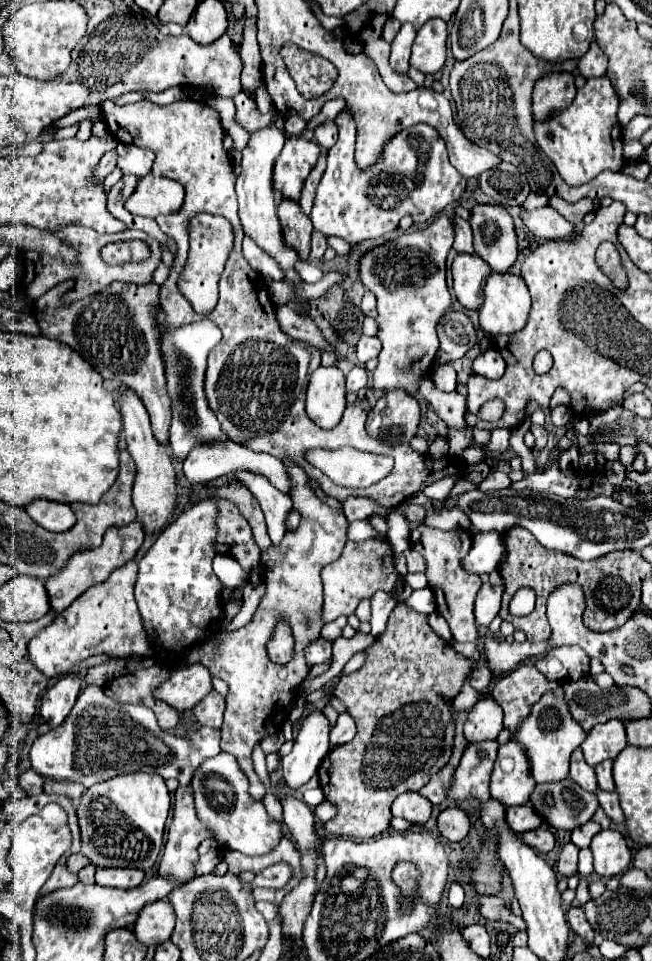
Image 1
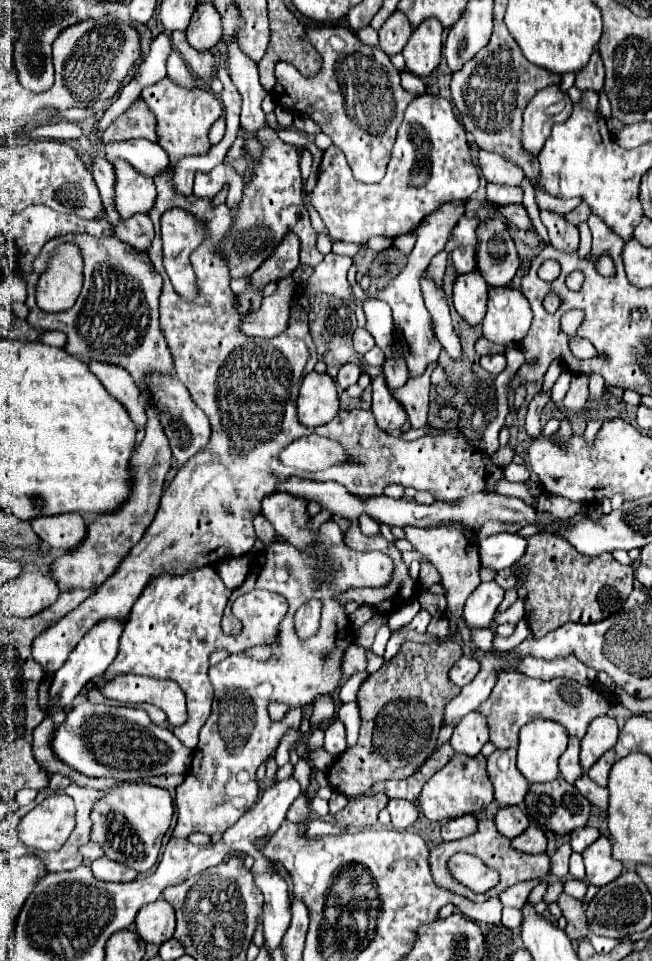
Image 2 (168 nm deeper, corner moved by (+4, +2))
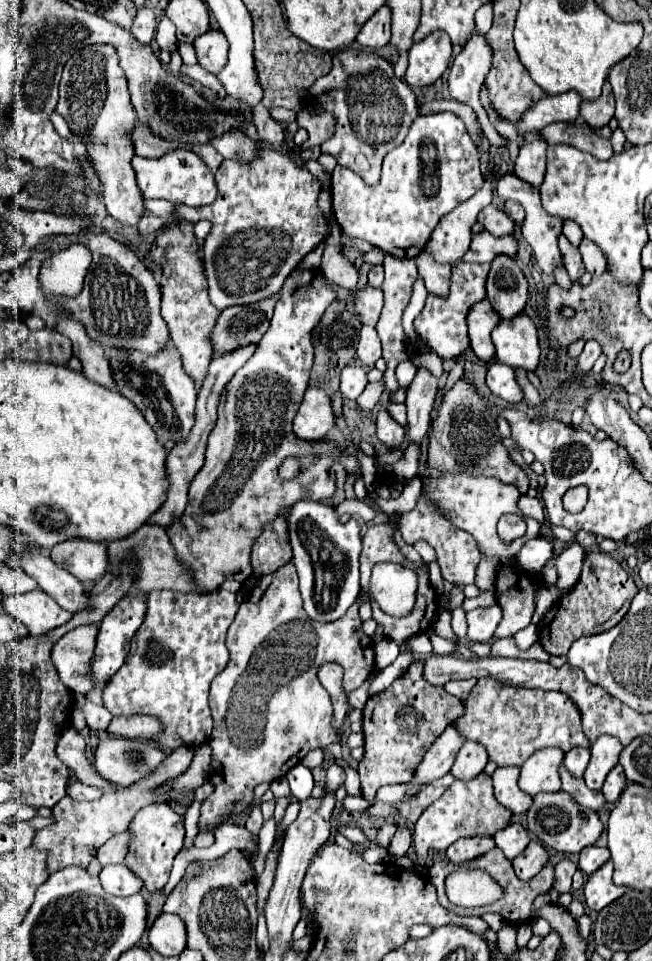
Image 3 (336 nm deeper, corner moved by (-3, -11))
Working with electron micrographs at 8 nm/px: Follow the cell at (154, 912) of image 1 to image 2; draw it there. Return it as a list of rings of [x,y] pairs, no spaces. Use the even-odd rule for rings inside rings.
[[[162,897],[158,901],[154,901],[154,903],[144,905],[144,909],[140,909],[140,913],[136,917],[138,935],[146,943],[162,945],[164,941],[172,939],[174,925],[176,925],[176,921],[174,921],[174,909]]]

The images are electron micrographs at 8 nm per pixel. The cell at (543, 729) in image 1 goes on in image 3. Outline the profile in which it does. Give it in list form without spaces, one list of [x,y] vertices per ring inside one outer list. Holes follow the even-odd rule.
[[[559,748],[535,750],[521,766],[519,788],[531,796],[539,792],[559,792],[561,778],[559,766],[563,764],[565,752]]]

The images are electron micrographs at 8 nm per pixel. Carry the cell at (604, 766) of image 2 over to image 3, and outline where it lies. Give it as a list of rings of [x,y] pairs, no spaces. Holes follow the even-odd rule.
[[[617,764],[617,766],[607,774],[605,784],[603,784],[603,788],[601,788],[605,800],[607,800],[607,802],[617,802],[617,798],[619,798],[619,794],[623,792],[625,784],[627,784],[627,778],[625,778],[625,774],[623,774],[621,764]]]

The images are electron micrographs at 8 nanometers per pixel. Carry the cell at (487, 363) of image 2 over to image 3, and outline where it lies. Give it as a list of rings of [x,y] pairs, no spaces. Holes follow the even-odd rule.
[[[495,362],[495,364],[489,366],[489,370],[487,370],[487,386],[495,396],[499,396],[499,398],[503,398],[503,400],[507,400],[511,404],[523,400],[523,392],[519,388],[519,384],[515,382],[513,368],[505,366],[501,362]]]

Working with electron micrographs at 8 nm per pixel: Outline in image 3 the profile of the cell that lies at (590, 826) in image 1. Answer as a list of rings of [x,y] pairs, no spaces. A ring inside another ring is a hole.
[[[589,846],[589,848],[583,848],[581,854],[579,854],[579,868],[581,868],[585,874],[591,874],[591,872],[595,872],[597,868],[601,868],[607,860],[609,860],[609,850],[607,850],[607,848]]]

